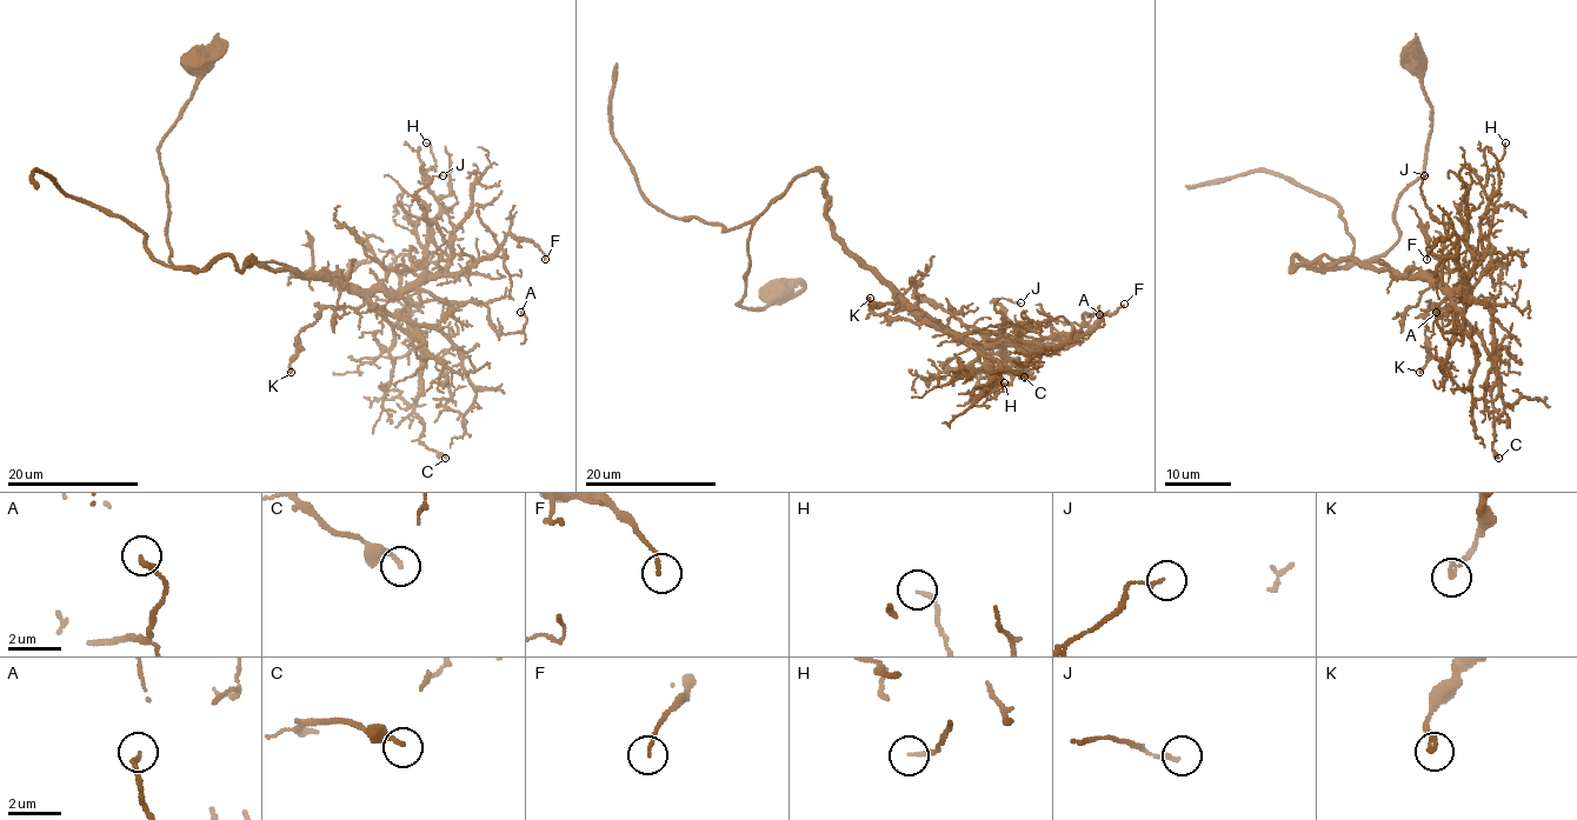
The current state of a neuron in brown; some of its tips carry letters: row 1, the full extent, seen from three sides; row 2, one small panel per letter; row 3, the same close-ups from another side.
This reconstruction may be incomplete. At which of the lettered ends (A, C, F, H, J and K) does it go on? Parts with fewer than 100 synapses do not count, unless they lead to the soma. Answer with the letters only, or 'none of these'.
none of these

